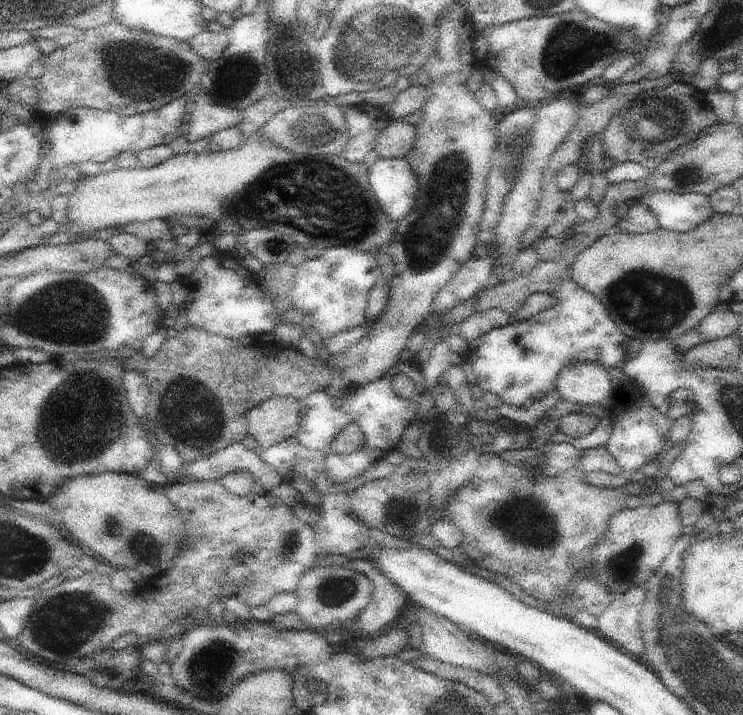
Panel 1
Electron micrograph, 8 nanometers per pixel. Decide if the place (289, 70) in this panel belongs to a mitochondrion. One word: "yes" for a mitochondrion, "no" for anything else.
yes

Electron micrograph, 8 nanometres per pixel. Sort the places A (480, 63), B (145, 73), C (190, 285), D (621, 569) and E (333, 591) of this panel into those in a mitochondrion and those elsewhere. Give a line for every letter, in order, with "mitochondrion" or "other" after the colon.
A: other
B: mitochondrion
C: other
D: mitochondrion
E: mitochondrion

